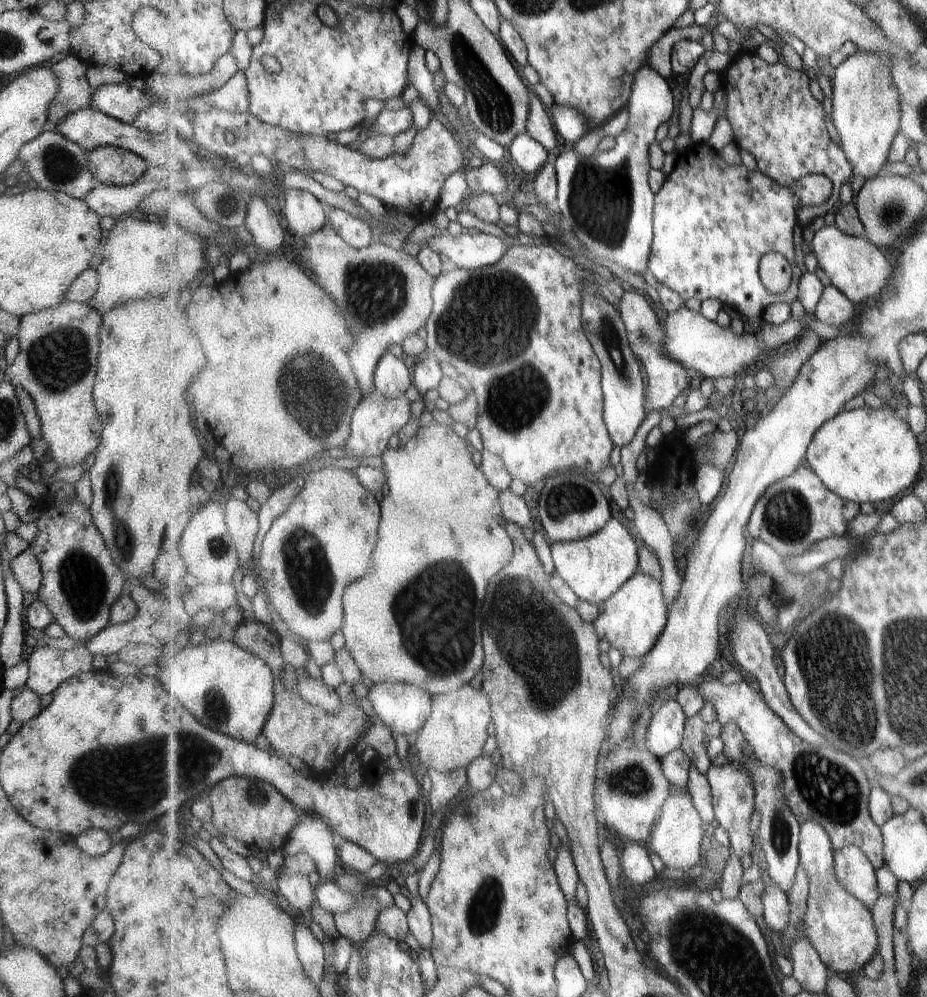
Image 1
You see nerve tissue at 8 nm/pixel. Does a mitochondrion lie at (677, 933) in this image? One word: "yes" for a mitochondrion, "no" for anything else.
yes

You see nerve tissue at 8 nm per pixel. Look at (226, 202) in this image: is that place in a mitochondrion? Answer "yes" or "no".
no

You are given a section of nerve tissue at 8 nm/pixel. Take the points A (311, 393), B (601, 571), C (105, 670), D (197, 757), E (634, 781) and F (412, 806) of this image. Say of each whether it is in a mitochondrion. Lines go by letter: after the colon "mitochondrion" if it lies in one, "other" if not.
A: mitochondrion
B: other
C: other
D: mitochondrion
E: mitochondrion
F: mitochondrion

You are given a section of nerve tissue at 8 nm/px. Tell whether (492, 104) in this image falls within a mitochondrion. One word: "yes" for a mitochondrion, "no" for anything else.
yes

